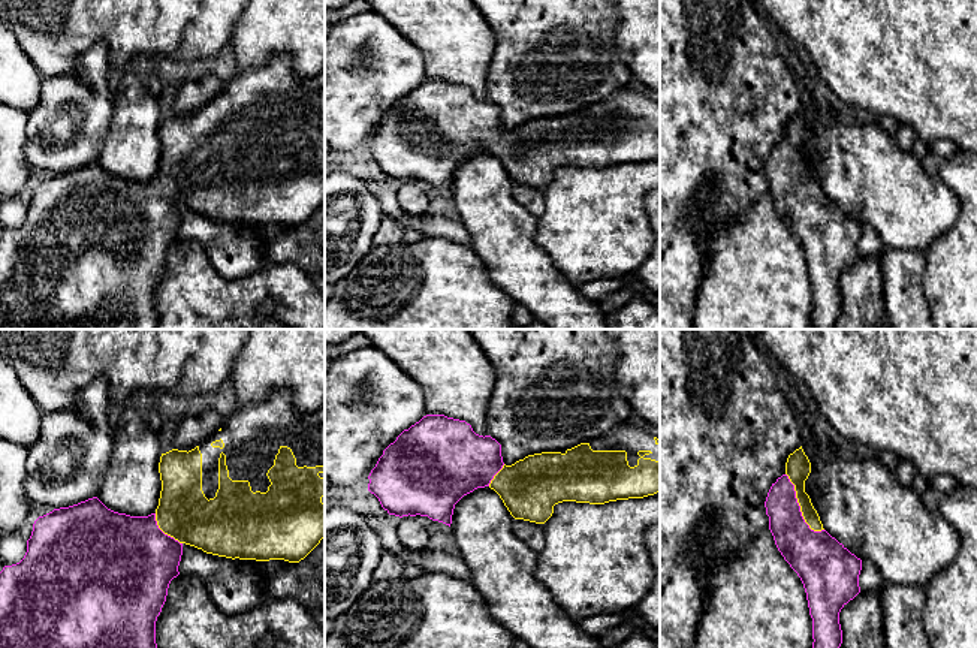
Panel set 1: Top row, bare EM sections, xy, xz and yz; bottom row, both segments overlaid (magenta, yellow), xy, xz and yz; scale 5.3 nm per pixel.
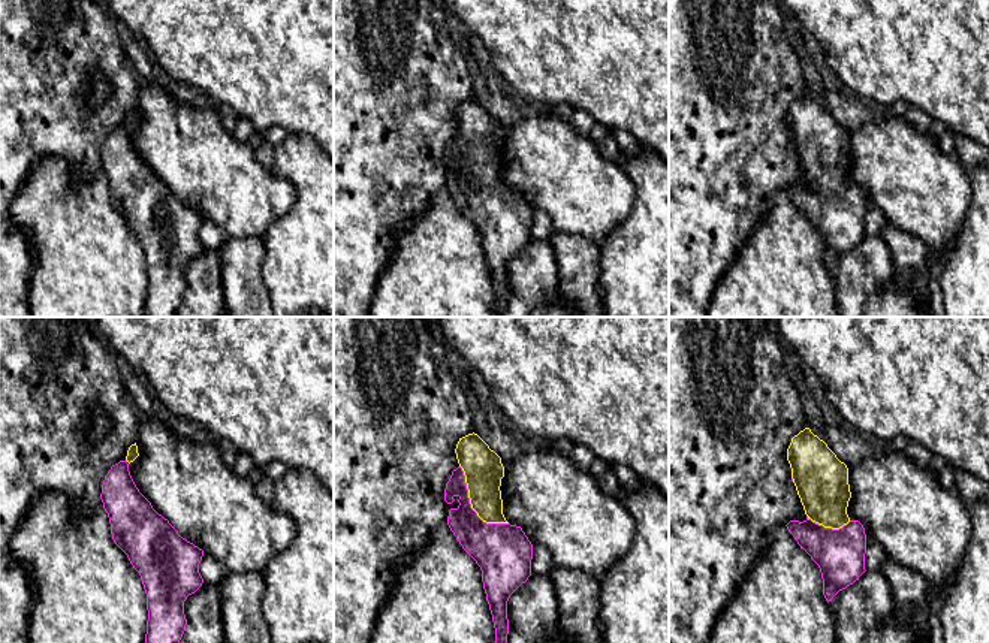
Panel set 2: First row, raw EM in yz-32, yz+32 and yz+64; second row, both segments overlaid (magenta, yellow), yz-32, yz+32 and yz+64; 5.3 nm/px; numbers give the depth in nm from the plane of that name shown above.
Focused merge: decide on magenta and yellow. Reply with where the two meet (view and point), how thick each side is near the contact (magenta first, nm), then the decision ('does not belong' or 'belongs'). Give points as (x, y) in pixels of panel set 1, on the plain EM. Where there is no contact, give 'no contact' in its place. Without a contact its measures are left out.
yz (799, 172) | 240/140 nm | belongs

